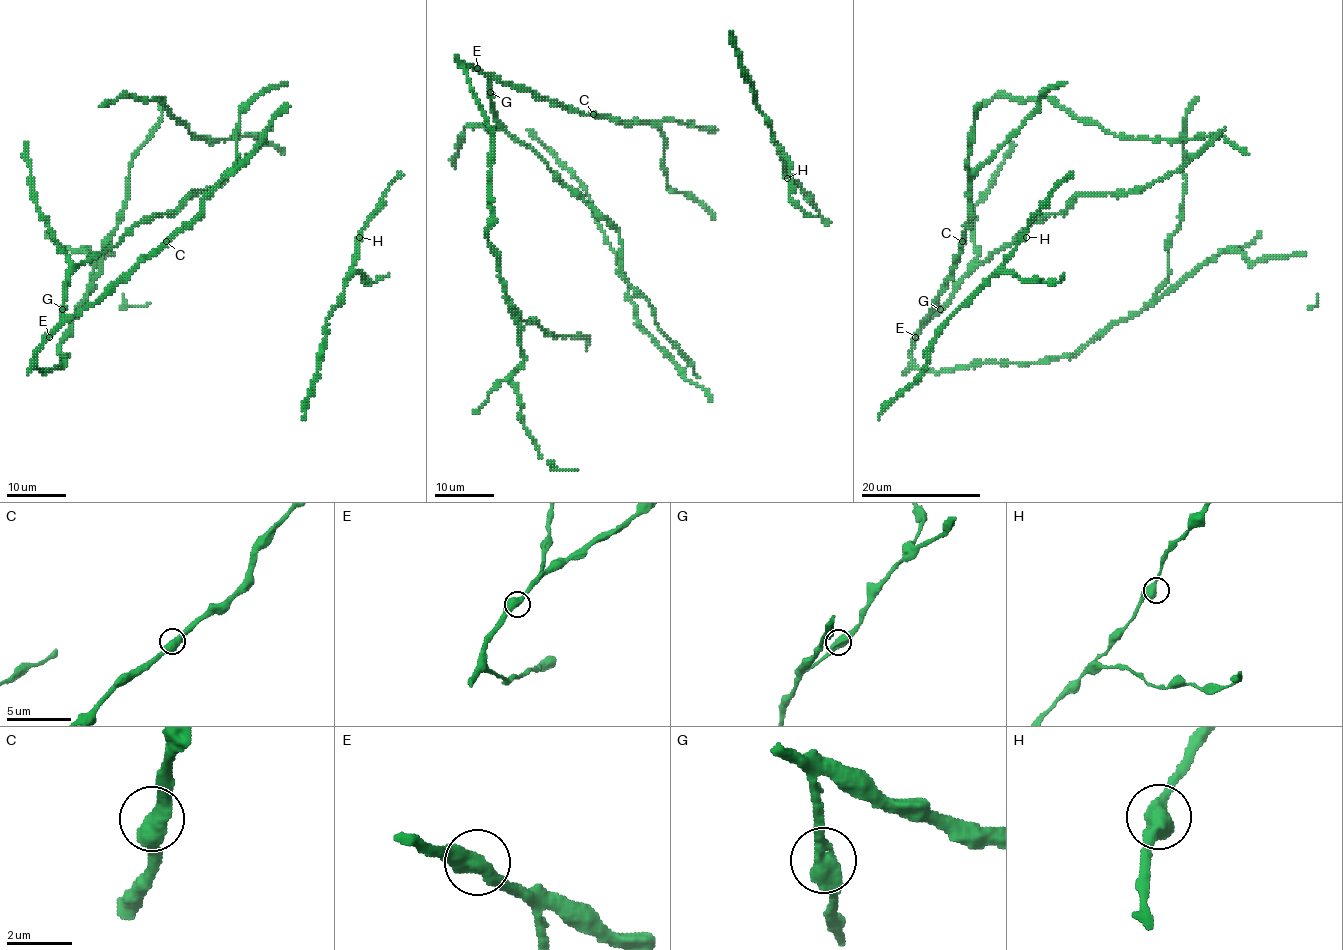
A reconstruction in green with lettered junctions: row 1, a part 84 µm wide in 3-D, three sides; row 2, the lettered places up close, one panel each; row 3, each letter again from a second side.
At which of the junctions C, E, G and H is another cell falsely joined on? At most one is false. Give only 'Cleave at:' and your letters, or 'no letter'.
Cleave at: no letter

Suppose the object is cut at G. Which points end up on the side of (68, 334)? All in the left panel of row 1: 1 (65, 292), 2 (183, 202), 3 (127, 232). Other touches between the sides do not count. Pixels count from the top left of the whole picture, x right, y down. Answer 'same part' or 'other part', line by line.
1: other part
2: other part
3: other part

